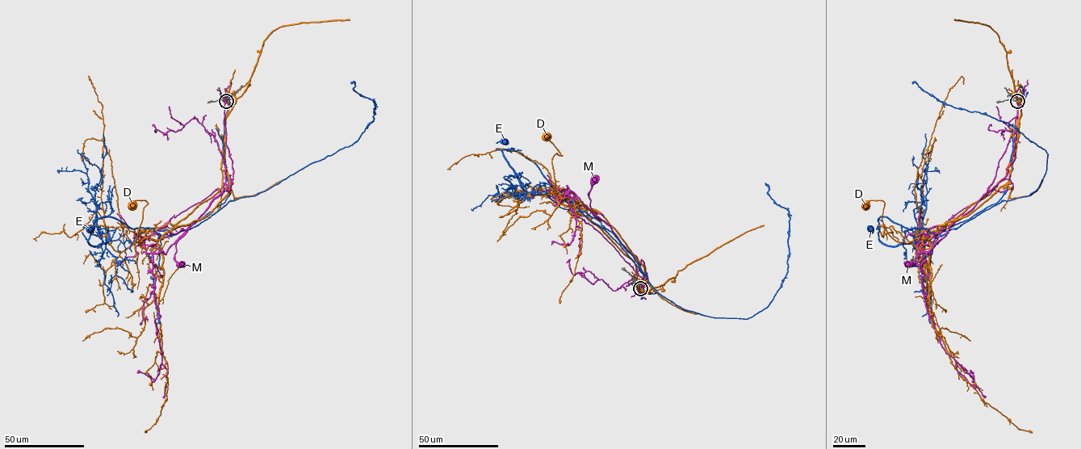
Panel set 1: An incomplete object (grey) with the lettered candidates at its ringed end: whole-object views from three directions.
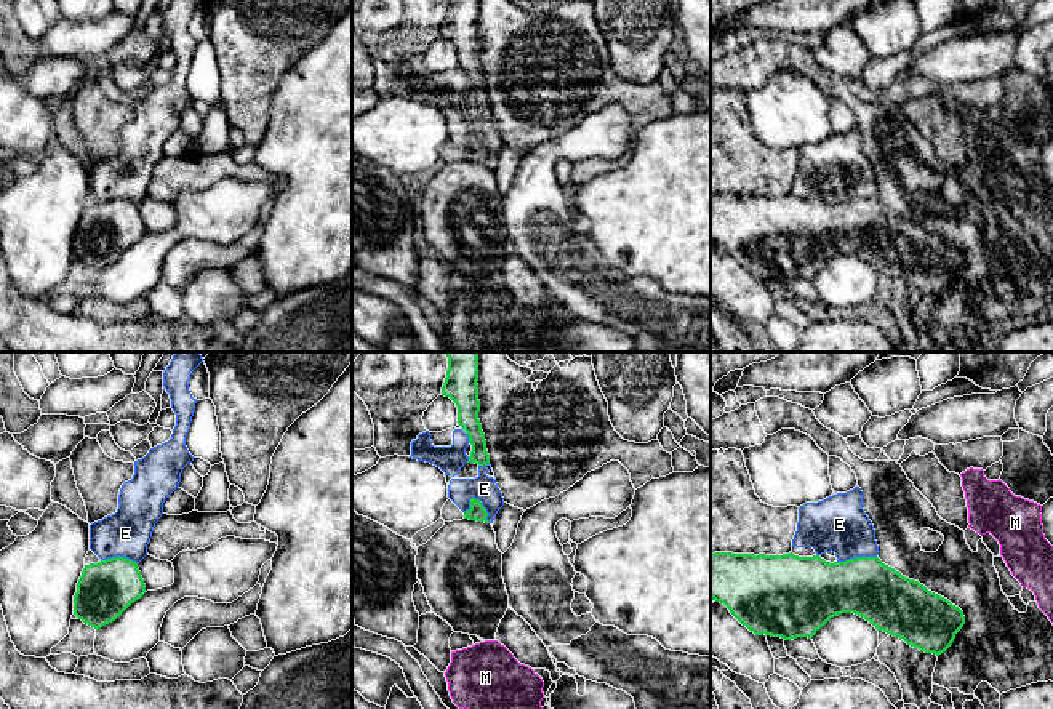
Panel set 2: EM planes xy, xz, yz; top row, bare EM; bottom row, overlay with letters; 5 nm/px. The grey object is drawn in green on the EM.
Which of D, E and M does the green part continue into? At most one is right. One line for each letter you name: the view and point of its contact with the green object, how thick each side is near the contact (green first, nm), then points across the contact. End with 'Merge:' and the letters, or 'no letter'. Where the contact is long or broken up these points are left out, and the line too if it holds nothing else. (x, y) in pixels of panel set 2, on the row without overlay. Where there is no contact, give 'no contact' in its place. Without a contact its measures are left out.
D: no contact
Merge: D

